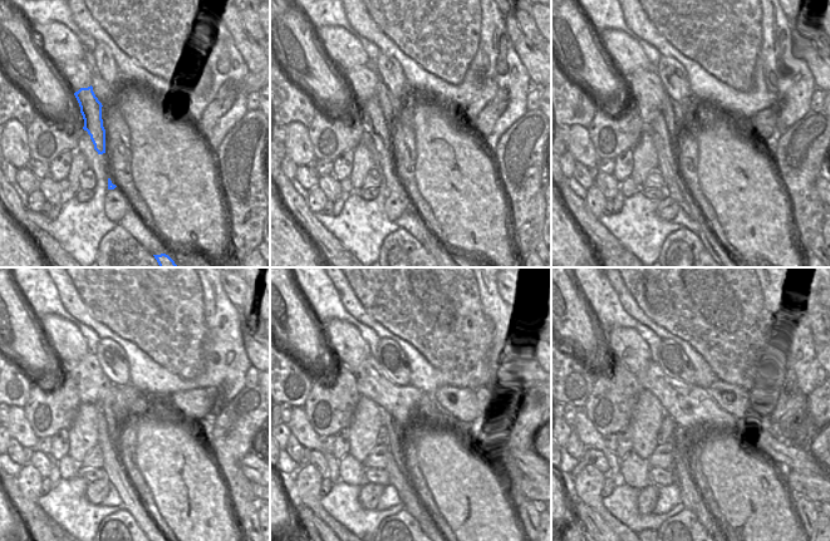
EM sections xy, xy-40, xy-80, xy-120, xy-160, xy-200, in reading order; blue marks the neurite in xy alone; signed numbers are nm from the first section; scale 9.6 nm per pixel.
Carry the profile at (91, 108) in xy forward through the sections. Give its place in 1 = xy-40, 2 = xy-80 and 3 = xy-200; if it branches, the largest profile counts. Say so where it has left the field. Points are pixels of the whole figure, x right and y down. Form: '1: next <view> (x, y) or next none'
1: next xy-40 (376, 114)
2: next xy-80 (663, 127)
3: next xy-200 (691, 498)

